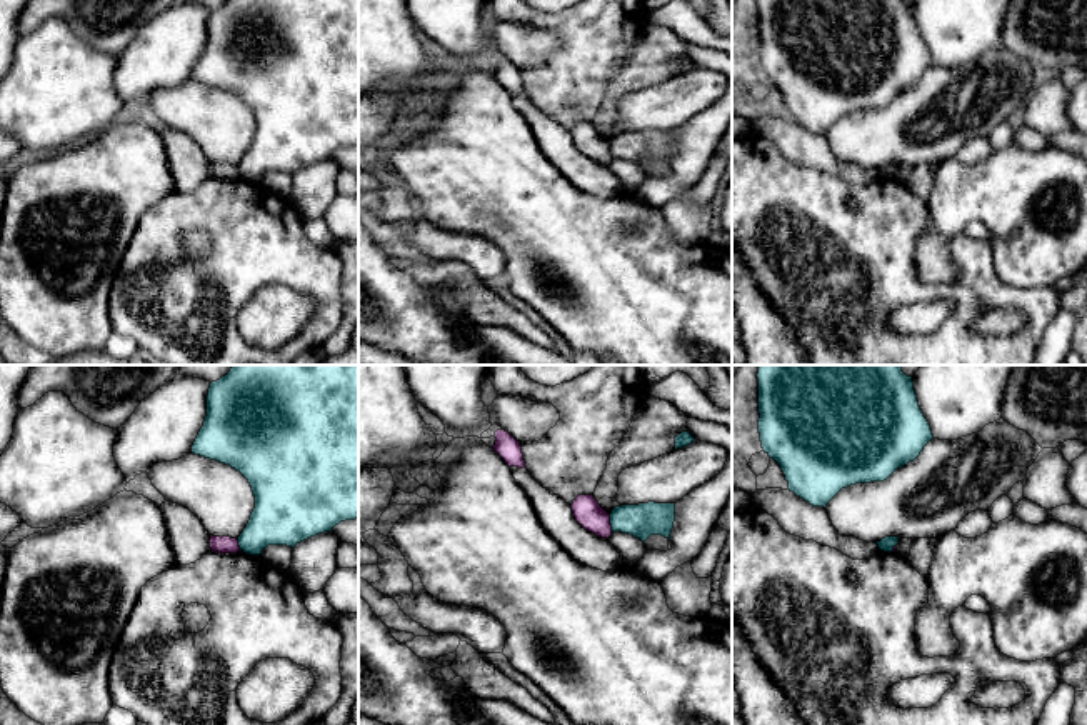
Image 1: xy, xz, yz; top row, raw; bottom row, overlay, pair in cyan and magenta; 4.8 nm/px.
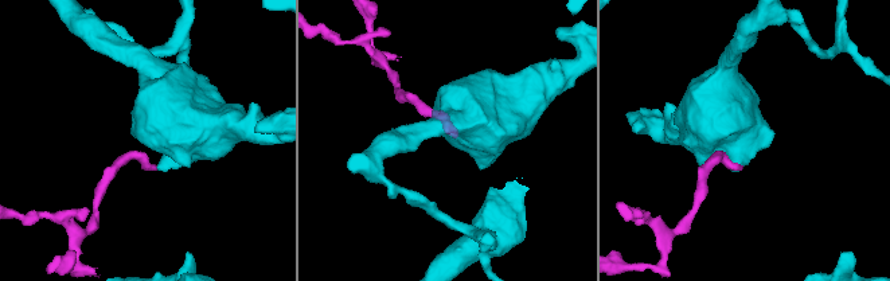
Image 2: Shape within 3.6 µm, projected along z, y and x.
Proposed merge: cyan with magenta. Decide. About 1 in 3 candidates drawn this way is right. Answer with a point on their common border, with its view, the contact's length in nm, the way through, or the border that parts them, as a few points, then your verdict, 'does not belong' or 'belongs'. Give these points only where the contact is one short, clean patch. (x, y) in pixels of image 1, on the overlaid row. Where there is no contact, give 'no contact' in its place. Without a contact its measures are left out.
contact xz (611, 524); length 80 nm; border xz (609, 515), (612, 530); does not belong

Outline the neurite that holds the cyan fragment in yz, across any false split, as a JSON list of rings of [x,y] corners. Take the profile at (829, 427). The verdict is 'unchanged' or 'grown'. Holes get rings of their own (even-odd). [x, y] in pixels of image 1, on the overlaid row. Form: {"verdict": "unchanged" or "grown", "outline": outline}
{"verdict": "unchanged", "outline": [[[759,365],[757,378],[762,448],[780,465],[789,490],[814,507],[825,508],[850,485],[887,480],[897,468],[914,462],[934,438],[912,377],[900,365]]]}

